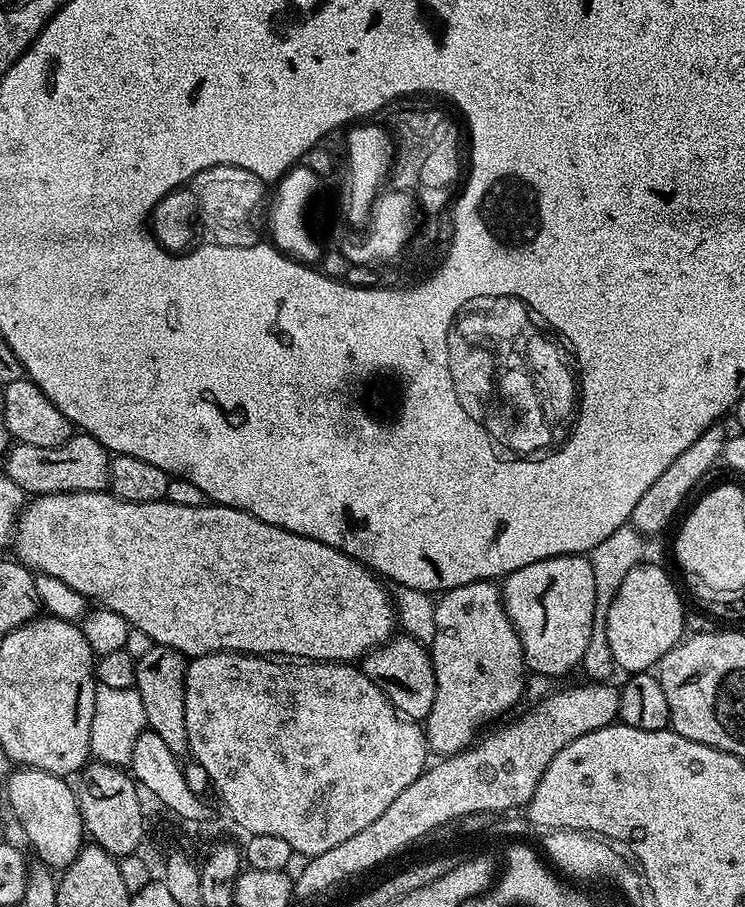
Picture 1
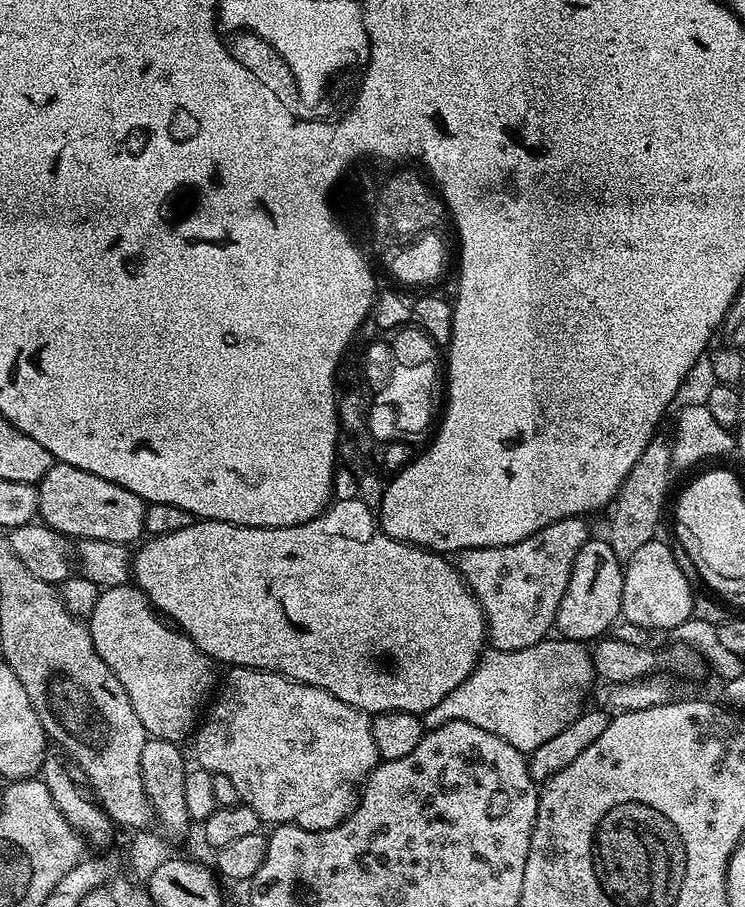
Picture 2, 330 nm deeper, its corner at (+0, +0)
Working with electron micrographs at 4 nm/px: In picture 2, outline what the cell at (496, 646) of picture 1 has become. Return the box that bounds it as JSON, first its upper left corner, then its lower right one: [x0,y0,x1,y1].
[455,516,590,652]

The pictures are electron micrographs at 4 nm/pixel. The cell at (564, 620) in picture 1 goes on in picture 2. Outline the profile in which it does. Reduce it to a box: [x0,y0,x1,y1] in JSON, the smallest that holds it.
[555,539,624,642]

